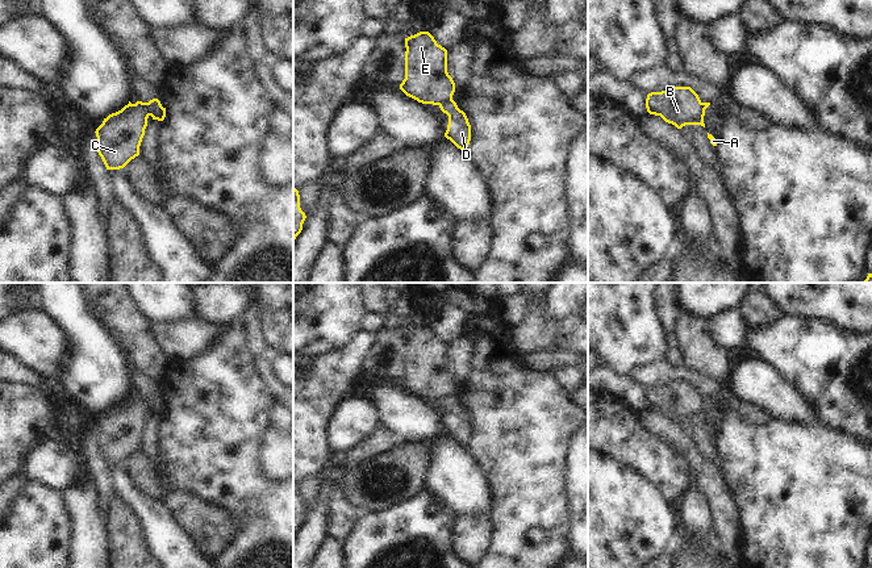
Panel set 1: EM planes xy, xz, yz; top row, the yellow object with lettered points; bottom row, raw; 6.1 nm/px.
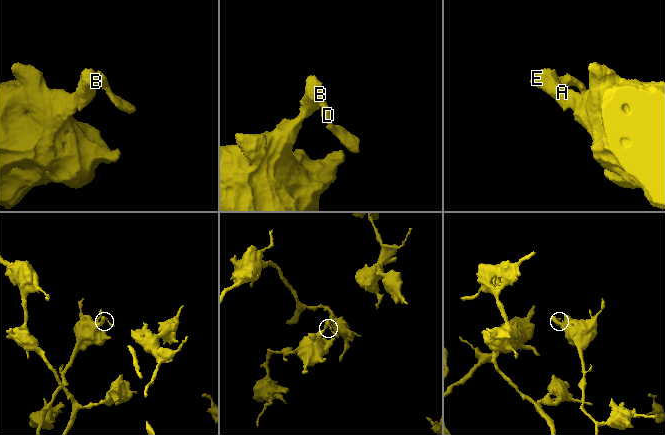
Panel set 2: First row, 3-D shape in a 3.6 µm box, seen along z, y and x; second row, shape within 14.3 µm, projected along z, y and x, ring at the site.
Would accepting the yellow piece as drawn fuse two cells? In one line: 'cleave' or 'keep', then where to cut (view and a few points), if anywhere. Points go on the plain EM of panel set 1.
cleave | xz (451, 393), (438, 399)

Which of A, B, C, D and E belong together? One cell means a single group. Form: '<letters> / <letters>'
A B C E / D

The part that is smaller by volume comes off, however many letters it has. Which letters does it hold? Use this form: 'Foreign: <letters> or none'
Foreign: D.

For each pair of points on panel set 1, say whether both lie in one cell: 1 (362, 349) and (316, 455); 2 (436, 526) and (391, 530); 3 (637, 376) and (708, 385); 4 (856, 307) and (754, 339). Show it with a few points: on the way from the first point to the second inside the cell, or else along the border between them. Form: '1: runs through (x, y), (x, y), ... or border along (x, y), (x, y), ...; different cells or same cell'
1: runs through (336, 375), (314, 397), (314, 429); same cell
2: runs through (425, 526), (401, 526); same cell
3: runs through (654, 375), (691, 376); same cell
4: border along (788, 314), (823, 320), (847, 330); different cells

